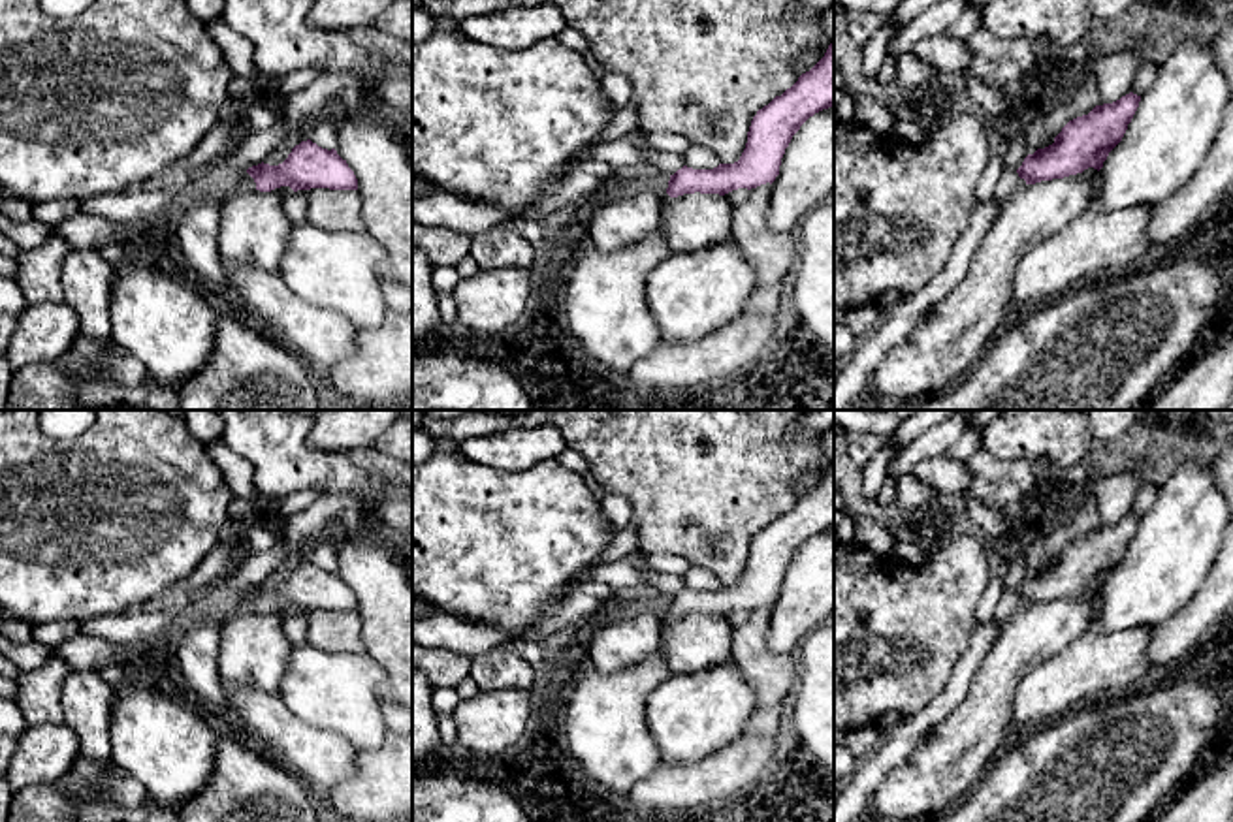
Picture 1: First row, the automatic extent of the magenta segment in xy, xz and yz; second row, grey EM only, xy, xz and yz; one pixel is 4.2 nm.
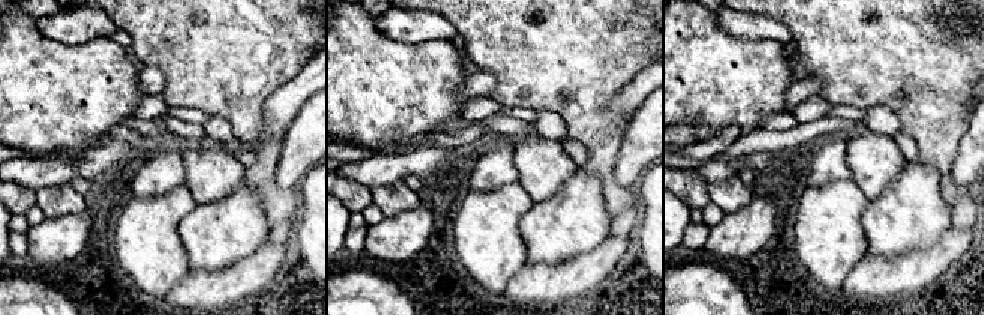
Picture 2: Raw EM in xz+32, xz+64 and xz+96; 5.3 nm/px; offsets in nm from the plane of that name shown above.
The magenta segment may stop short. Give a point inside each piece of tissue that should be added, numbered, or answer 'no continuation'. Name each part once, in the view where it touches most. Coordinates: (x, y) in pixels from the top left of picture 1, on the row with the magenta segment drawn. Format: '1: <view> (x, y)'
no continuation

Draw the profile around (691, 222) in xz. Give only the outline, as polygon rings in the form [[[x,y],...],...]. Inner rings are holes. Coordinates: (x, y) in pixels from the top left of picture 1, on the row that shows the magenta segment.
[[[683,194],[661,198],[661,235],[670,252],[700,252],[732,241],[734,205],[719,194]]]

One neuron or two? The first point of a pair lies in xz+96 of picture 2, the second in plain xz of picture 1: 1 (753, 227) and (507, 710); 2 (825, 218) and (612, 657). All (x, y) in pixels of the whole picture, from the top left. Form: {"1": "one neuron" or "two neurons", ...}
{"1": "one neuron", "2": "two neurons"}

